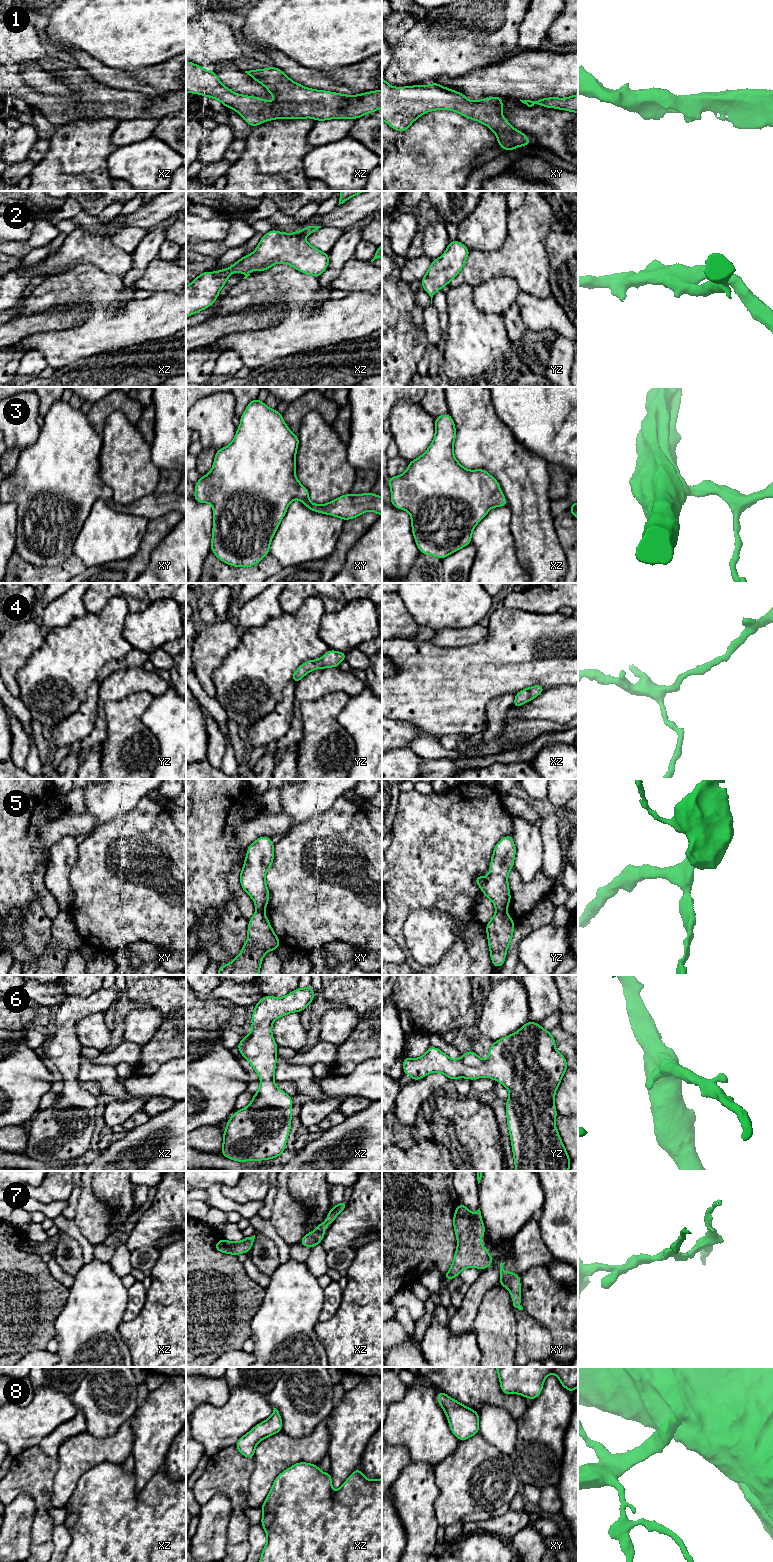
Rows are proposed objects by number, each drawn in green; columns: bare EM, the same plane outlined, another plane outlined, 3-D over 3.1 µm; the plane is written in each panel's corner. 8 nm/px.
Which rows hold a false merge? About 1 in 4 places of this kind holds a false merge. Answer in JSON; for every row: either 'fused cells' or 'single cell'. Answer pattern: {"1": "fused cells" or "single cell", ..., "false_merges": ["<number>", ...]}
{"1": "single cell", "2": "single cell", "3": "single cell", "4": "single cell", "5": "fused cells", "6": "single cell", "7": "single cell", "8": "single cell", "false_merges": ["5"]}

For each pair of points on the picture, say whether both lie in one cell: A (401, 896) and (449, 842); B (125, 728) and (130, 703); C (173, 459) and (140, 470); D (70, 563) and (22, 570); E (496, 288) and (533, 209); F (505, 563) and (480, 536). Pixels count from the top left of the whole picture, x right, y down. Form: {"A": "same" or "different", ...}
{"A": "same", "B": "same", "C": "different", "D": "same", "E": "different", "F": "same"}

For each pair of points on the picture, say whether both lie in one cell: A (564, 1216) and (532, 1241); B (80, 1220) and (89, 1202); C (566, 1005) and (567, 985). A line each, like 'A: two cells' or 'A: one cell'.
A: two cells
B: one cell
C: one cell

